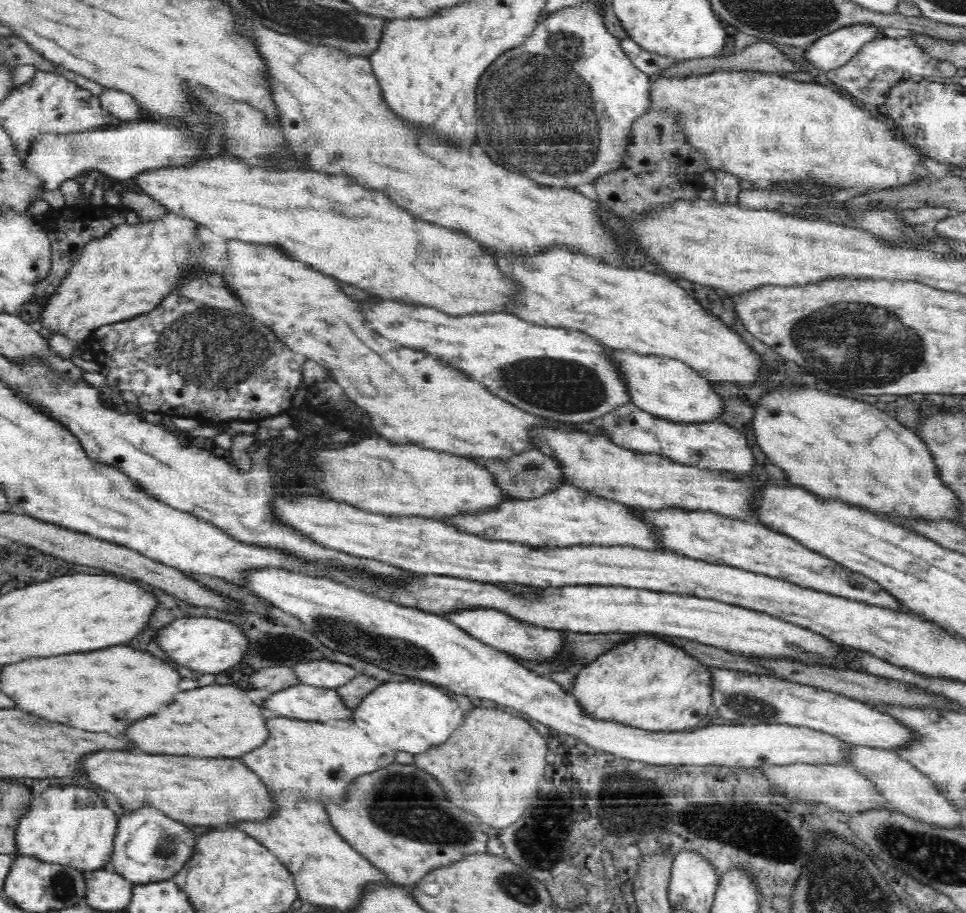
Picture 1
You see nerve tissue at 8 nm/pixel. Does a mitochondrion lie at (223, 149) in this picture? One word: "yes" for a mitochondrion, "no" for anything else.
no

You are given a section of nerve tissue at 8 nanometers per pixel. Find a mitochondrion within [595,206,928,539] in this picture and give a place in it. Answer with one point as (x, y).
(859, 346)

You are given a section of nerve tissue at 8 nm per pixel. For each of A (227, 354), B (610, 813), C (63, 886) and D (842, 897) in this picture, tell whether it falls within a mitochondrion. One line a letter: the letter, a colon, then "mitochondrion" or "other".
A: mitochondrion
B: other
C: mitochondrion
D: mitochondrion

